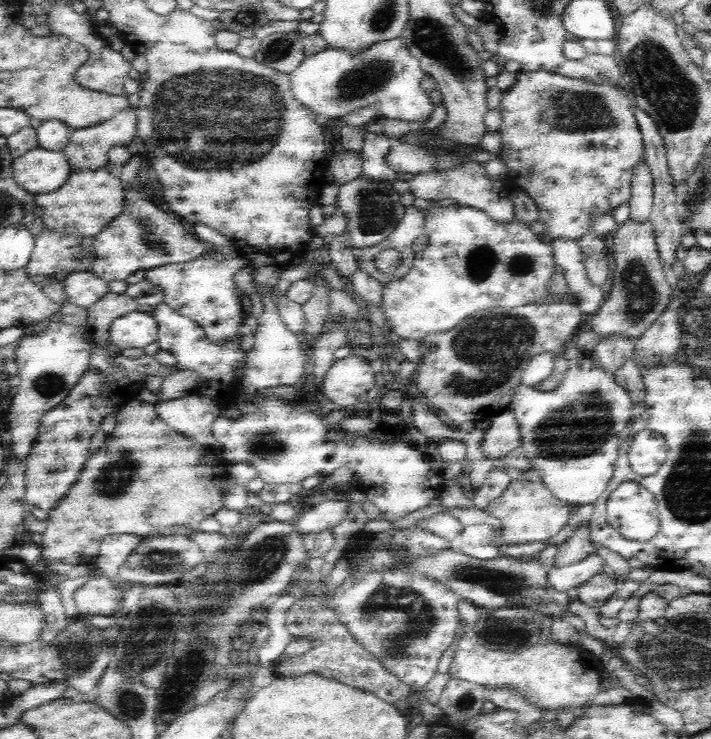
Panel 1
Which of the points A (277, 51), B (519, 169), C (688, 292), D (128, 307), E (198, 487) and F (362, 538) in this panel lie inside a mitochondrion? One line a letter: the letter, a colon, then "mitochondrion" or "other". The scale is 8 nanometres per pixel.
A: mitochondrion
B: other
C: other
D: other
E: other
F: other

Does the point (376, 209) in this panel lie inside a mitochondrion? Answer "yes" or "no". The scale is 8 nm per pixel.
yes

